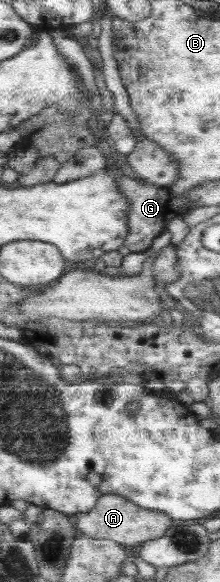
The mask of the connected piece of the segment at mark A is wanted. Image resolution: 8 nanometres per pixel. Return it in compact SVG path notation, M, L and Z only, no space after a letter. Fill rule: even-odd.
M118 495L101 496L96 501L94 508L85 513L77 513L73 517L73 521L82 535L88 535L95 539L110 539L131 551L140 548L143 543L149 542L148 540L156 540L164 536L166 530L173 523L173 519L164 512L146 510L146 508L126 500L124 496Z

